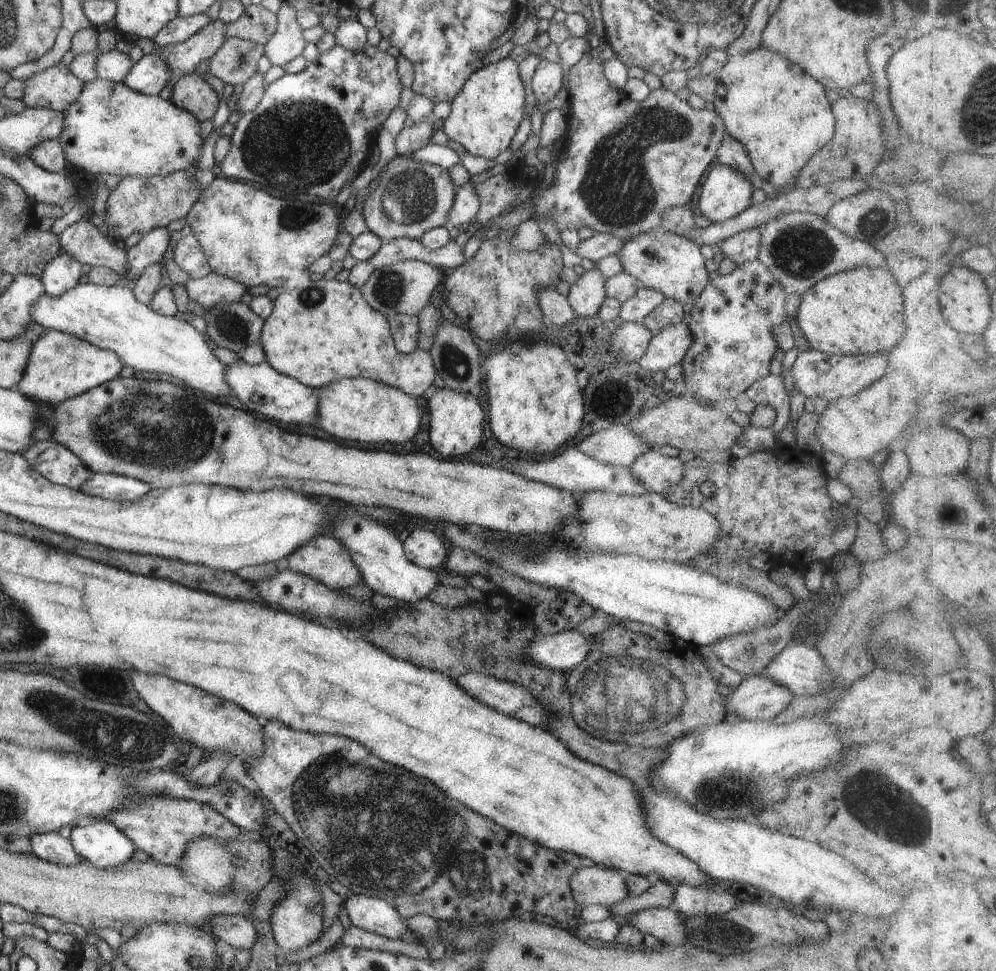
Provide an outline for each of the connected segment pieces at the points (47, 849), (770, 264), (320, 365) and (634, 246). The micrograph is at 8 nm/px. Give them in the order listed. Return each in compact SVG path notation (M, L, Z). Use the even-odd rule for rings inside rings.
M56 831L35 834L30 837L31 853L43 861L57 865L72 866L84 860L74 850L71 840Z
M790 211L768 219L758 228L761 239L757 258L770 269L787 295L802 296L819 280L840 271L858 267L887 266L887 255L880 252L875 244L859 241L841 233L825 217L817 214Z
M336 279L333 280L308 280L308 282L300 282L296 288L292 290L284 289L283 292L276 298L273 302L272 314L264 321L263 329L261 330L261 339L259 342L264 349L267 362L272 365L274 370L283 375L294 377L298 382L303 385L309 386L310 388L318 389L327 385L328 383L333 383L343 378L354 378L362 377L365 379L370 379L379 383L384 383L385 385L397 388L410 396L417 397L422 396L424 391L434 382L436 378L436 367L433 363L433 358L430 356L429 351L422 350L418 347L413 353L398 352L395 347L395 342L393 341L393 334L391 333L391 328L389 325L389 317L382 314L380 311L374 310L364 298L363 292L360 287L354 286L350 281L339 282Z
M656 228L628 239L616 254L622 261L624 272L638 278L644 287L659 290L666 299L677 300L688 309L710 280L700 247L693 240Z

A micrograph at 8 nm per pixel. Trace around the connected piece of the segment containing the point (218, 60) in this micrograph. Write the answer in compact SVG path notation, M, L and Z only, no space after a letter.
M228 37L210 59L209 71L225 84L244 84L257 72L258 59L264 51L263 44Z

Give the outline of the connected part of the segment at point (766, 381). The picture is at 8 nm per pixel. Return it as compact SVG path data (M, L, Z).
M769 373L747 388L744 391L744 398L752 400L756 405L768 405L776 409L788 404L789 392L784 387L782 375Z

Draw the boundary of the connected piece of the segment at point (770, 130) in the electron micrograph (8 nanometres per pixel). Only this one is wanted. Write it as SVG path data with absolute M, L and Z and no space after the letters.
M762 46L728 58L718 73L713 104L724 121L725 132L744 145L753 169L761 179L779 191L794 186L800 171L812 155L834 138L835 116L824 85L808 76L801 66Z

